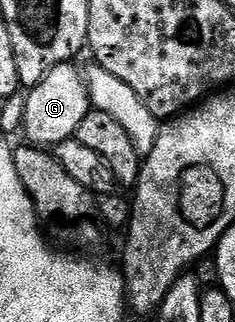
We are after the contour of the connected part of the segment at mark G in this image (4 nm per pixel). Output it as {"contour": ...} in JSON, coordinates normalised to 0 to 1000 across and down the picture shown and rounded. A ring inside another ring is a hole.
{"contour":[[[277,199],[230,211],[191,242],[115,283],[119,307],[102,317],[102,416],[123,444],[174,460],[230,460],[264,435],[315,429],[332,385],[374,357],[383,320],[374,314],[374,258],[362,233],[319,217],[319,202]]]}

